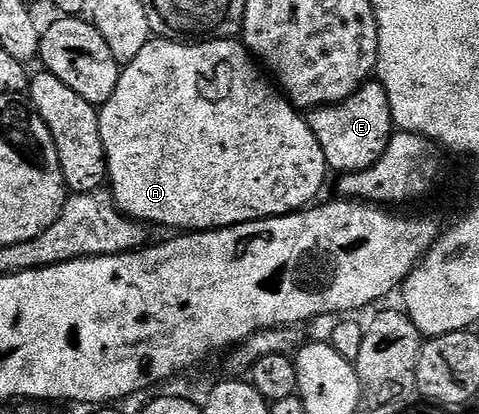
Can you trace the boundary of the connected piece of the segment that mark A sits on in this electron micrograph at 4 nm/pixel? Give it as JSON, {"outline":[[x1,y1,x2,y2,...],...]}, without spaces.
{"outline":[[168,37,163,38,153,38,146,49,134,57,134,61,126,64,120,72,120,80,110,101,99,108,102,145,108,158,110,194,117,211,141,225,157,223,160,227,177,227,175,230,180,233,199,233,221,231,224,227,237,227,259,219,274,219,277,215,290,215,315,204,321,198,319,195,324,187,324,178,330,175,326,153,322,153,322,145,318,145,318,137,314,137,307,118,269,82,243,42,236,39,173,41]]}

